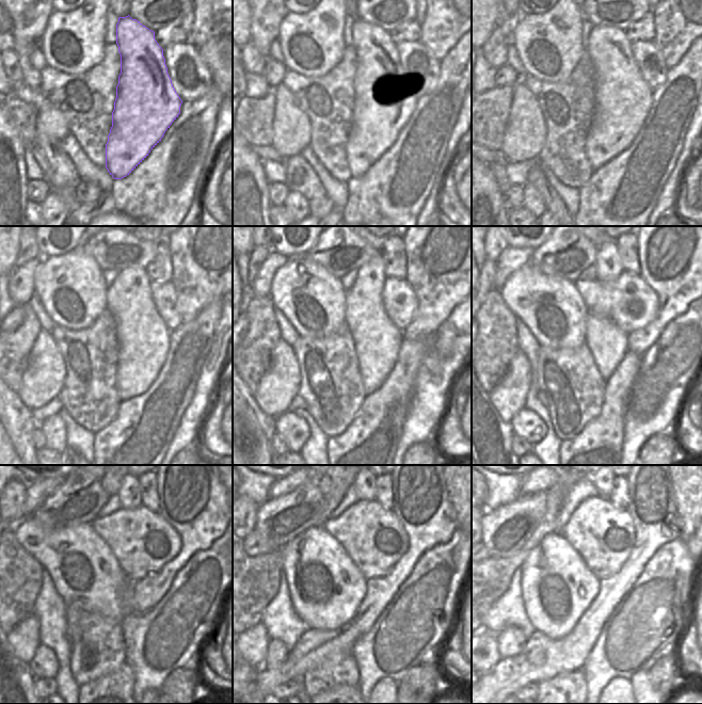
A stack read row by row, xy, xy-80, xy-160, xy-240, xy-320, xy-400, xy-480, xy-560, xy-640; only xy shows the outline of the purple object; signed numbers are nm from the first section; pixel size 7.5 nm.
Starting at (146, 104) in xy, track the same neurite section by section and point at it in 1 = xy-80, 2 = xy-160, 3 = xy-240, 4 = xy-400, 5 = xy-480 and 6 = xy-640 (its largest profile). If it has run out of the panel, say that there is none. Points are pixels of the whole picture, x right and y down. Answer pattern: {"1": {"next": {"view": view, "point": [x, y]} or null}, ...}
{"1": {"next": {"view": "xy-80", "point": [384, 100]}}, "2": {"next": {"view": "xy-160", "point": [622, 99]}}, "3": {"next": {"view": "xy-240", "point": [143, 337]}}, "4": {"next": {"view": "xy-400", "point": [607, 344]}}, "5": {"next": {"view": "xy-480", "point": [128, 493]}}, "6": {"next": {"view": "xy-640", "point": [604, 486]}}}

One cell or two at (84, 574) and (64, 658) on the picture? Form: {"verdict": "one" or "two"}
{"verdict": "two"}

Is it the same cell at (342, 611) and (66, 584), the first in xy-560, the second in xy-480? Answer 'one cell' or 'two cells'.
one cell

